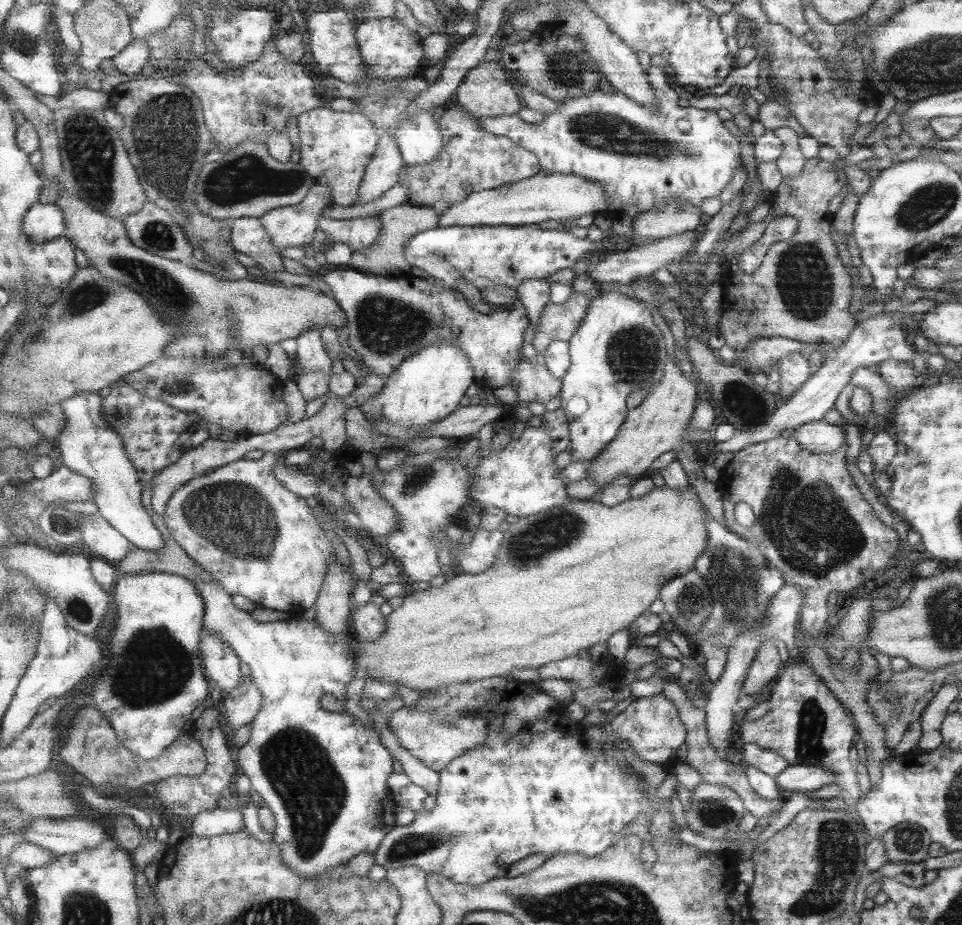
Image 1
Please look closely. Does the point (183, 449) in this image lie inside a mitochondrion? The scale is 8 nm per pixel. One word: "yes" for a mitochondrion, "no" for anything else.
no

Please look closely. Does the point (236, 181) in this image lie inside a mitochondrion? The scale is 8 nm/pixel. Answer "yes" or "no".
yes

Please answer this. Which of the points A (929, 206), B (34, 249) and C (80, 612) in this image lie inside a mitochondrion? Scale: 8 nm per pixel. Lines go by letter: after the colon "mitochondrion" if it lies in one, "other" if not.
A: mitochondrion
B: other
C: mitochondrion

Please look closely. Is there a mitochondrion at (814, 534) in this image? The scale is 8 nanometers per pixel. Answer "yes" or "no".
yes

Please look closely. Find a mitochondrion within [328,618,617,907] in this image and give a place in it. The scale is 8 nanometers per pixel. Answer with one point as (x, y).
(415, 845)

